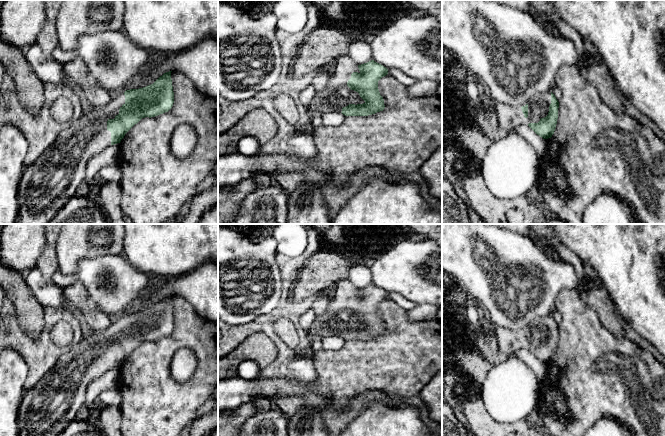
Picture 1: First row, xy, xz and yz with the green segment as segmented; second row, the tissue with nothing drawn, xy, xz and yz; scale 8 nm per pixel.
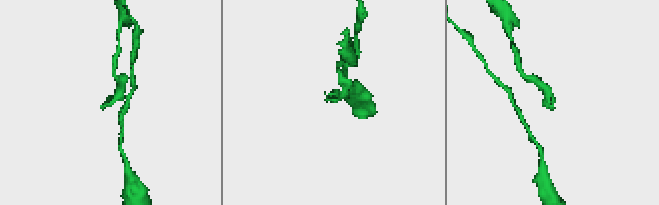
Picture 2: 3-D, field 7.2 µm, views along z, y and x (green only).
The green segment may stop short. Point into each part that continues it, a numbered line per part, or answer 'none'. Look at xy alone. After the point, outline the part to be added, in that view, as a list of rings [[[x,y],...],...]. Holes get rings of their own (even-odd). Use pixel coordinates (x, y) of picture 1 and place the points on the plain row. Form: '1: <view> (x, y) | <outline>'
1: xy (47, 408) | [[[124,316],[113,318],[105,331],[94,333],[72,346],[35,386],[25,391],[18,410],[19,436],[58,436],[76,420],[79,409],[86,403],[89,383],[111,370],[107,345],[114,343],[125,328]]]

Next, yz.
1: yz (509, 342) | [[[551,315],[538,319],[528,328],[528,341],[525,342],[521,331],[512,332],[504,328],[495,328],[498,347],[508,356],[522,348],[538,347],[541,342],[548,339],[551,328]]]

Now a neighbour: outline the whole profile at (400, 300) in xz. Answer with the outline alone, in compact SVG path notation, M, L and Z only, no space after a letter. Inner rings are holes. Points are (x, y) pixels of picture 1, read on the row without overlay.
M388 293L388 299L395 302L397 305L399 305L401 308L407 310L413 309L417 304L408 300L404 296L402 296L399 293Z

